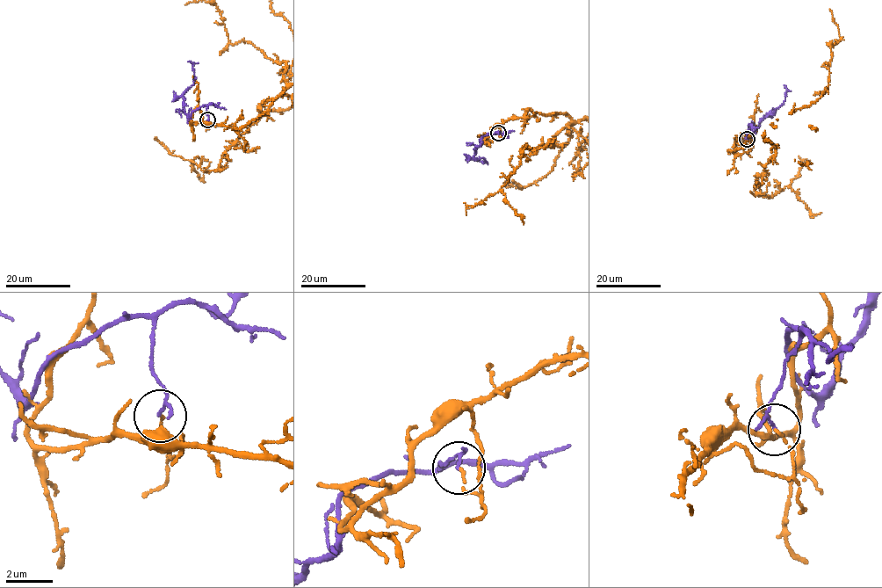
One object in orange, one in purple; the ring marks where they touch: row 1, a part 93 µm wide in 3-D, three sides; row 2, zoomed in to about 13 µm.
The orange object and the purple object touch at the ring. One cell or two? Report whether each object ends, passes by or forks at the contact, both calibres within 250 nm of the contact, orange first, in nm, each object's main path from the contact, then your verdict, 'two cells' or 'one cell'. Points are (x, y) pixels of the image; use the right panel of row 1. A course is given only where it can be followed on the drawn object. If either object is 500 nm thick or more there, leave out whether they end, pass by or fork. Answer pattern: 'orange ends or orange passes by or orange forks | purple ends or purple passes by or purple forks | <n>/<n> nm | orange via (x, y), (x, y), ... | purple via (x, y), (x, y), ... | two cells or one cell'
orange ends | purple passes by | 90/80 nm | purple via (747, 138), (748, 126), (753, 134), (762, 119), (771, 115), (784, 102), (787, 90), (784, 84) | two cells

